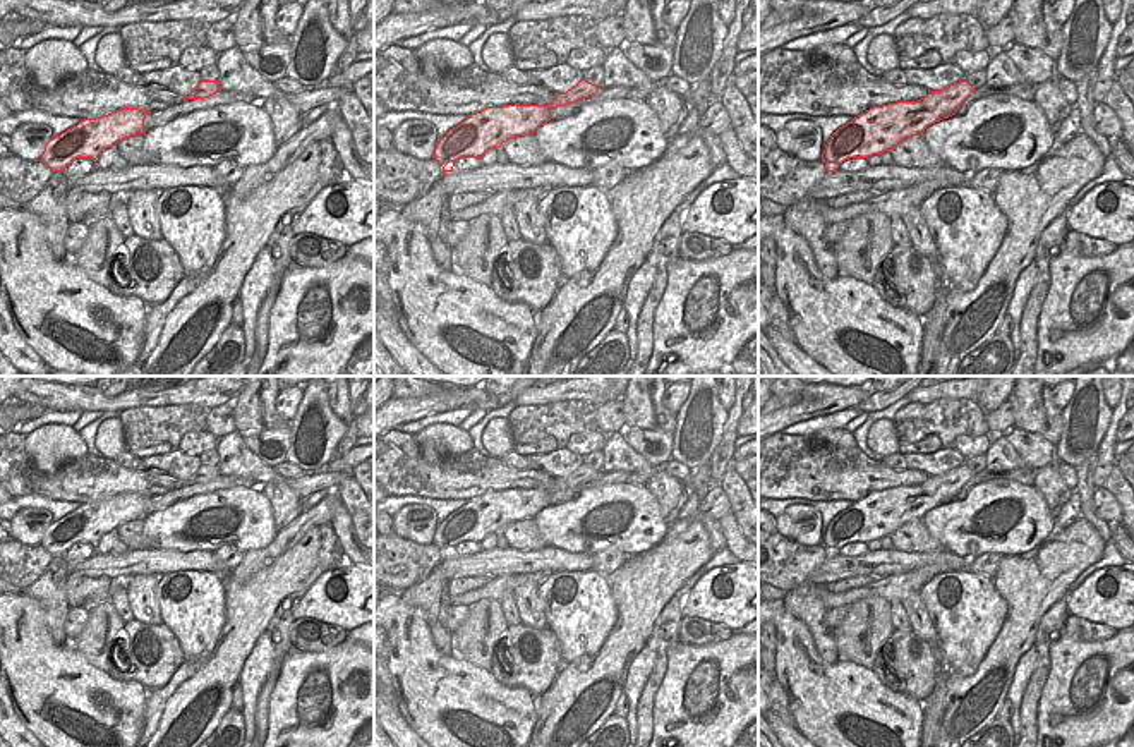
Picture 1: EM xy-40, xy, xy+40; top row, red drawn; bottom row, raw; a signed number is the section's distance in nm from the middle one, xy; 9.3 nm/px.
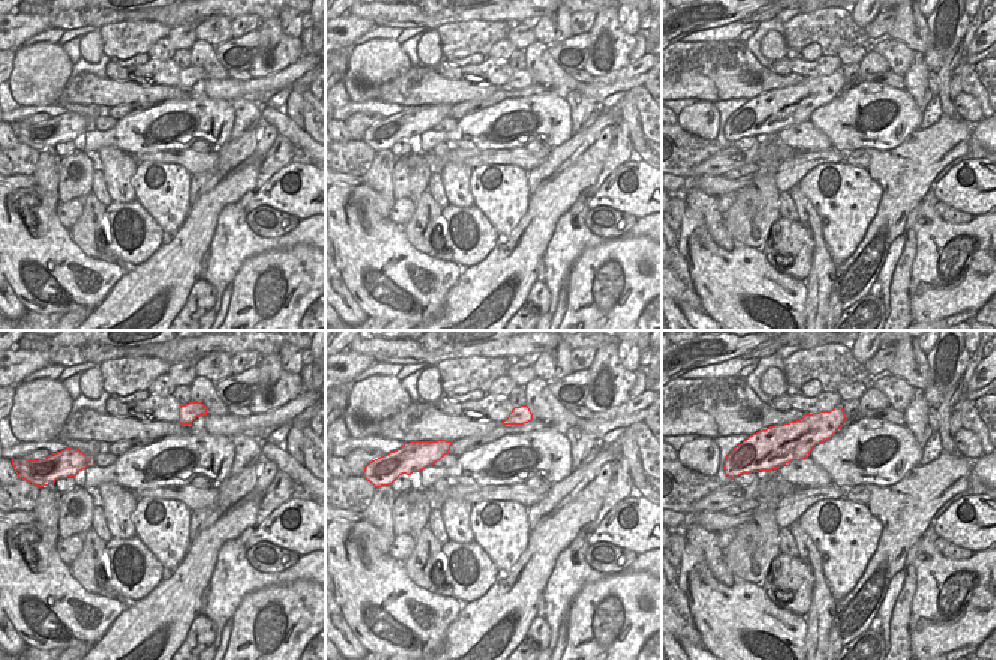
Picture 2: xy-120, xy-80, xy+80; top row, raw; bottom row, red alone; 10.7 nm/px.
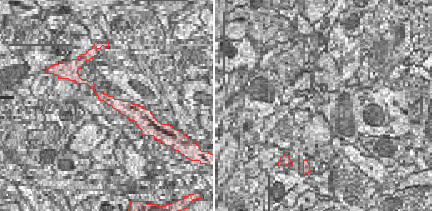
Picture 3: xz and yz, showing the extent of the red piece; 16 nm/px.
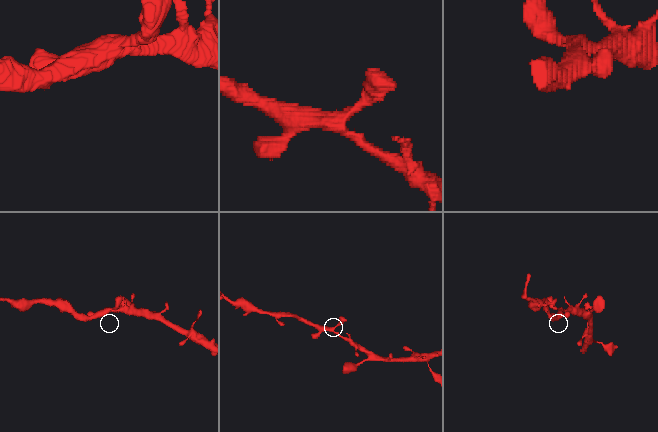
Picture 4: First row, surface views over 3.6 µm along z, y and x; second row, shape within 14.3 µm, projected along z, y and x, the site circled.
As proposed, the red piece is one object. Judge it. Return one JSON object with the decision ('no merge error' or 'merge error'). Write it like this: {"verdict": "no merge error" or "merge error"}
{"verdict": "no merge error"}

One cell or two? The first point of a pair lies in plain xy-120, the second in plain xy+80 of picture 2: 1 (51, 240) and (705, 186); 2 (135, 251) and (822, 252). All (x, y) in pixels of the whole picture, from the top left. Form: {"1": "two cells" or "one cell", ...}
{"1": "two cells", "2": "two cells"}

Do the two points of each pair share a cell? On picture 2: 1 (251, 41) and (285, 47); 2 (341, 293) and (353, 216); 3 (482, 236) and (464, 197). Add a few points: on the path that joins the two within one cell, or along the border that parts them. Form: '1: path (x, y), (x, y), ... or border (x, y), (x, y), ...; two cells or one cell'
1: border (258, 27), (258, 48), (248, 69); two cells
2: border (341, 273), (345, 287), (362, 309); two cells
3: border (449, 203), (458, 207), (473, 206); two cells

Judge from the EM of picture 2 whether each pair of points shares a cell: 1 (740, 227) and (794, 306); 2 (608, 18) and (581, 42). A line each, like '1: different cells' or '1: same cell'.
1: different cells
2: different cells

